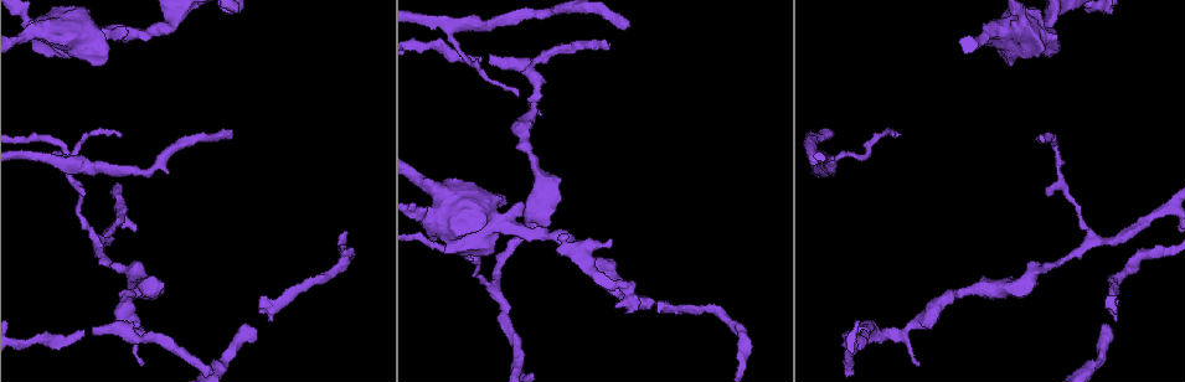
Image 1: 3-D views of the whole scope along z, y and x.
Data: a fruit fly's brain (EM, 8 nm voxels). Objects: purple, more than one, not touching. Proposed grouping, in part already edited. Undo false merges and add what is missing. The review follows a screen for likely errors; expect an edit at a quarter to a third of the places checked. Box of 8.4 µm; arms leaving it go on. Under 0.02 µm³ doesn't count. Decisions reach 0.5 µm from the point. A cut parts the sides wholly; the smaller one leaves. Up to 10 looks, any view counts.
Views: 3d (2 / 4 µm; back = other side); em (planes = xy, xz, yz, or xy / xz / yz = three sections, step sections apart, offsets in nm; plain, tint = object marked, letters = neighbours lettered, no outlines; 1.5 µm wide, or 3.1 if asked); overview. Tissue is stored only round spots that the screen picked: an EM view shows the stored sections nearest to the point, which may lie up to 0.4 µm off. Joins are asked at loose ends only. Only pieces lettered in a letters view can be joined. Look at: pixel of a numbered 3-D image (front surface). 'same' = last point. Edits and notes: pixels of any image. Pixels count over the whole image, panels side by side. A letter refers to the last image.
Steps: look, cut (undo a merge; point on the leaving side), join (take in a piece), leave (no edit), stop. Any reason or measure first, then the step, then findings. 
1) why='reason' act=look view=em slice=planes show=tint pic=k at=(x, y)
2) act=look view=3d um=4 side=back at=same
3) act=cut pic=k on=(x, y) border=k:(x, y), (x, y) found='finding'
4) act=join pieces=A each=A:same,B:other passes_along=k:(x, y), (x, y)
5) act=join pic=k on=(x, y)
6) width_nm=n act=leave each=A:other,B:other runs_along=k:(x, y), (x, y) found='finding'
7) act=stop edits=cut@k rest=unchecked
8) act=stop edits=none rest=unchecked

act=look view=3d um=4 pic=1 at=(1054, 39)

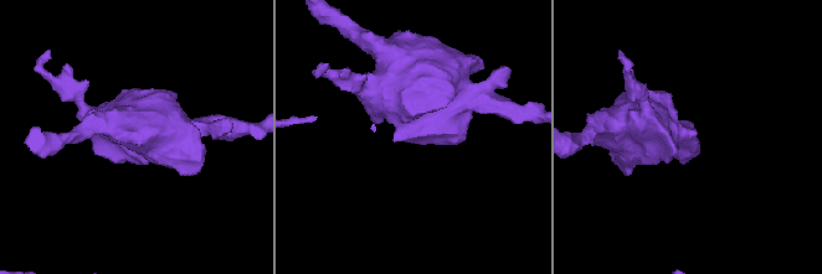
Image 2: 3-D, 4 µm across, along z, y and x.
act=look view=em slice=planes show=plain pic=2 at=(397, 139)

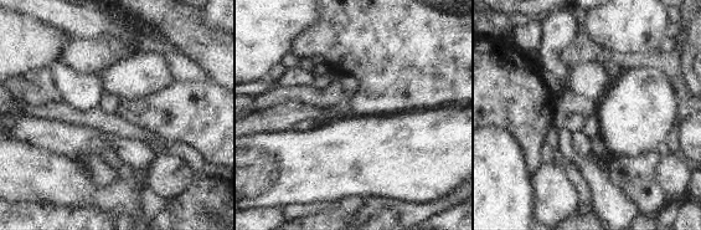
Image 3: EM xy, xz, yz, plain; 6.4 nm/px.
why='what lies round it' act=look view=em slice=planes show=letters at=same

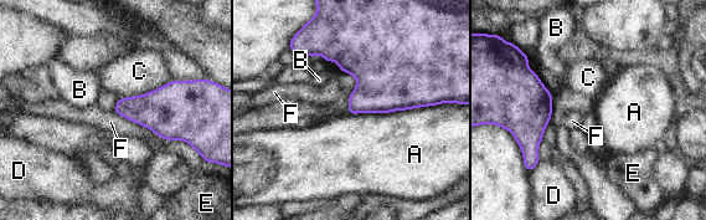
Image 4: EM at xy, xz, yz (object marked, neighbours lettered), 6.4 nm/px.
act=leave each=A:other,B:other,C:other,D:other,E:other,F:other border=4:(444, 102), (391, 112), (346, 112) found='no lettered piece goes on from it'

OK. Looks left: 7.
why='free end' act=look view=3d um=4 pic=1 at=(519, 93)

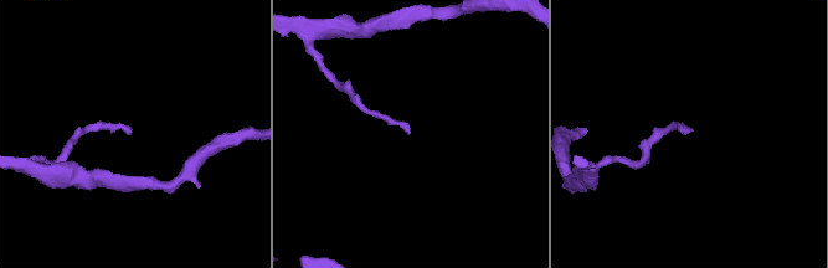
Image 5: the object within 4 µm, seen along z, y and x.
act=look view=em slice=planes show=letters pic=5 at=(129, 132)

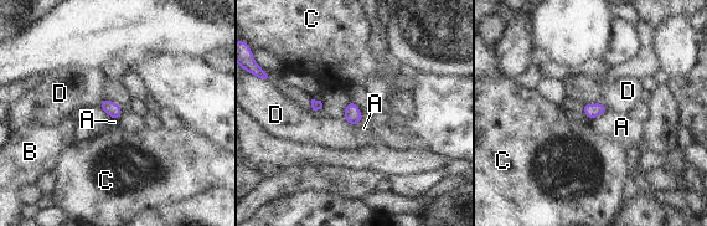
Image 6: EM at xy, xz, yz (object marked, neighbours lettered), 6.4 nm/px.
act=leave each=A:other,B:other,C:other,D:other border=6:(609, 111), (599, 114), (593, 121) found='none of them fits'

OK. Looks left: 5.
why='thick turns thin' act=look view=em slice=xy step=4 show=letters pic=1 at=(832, 162)

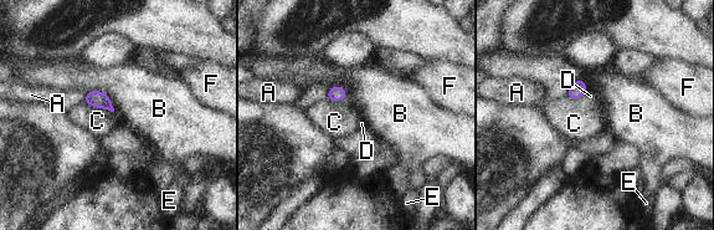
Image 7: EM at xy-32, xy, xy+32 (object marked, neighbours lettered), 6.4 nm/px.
act=leave each=A:other,B:other,C:other,D:other,E:other,F:other border=7:(86, 92), (103, 91), (114, 111) found='all the same neuron'

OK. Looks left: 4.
why='a fork' act=look view=3d um=2 side=back pic=1 at=(130, 336)

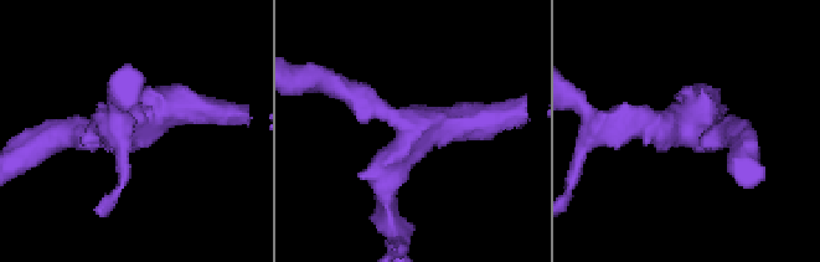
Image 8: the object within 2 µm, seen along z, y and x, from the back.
arms=3 arm_widths_nm=180,180,200 act=look view=em slice=xz step=8 show=tint pic=8 at=(415, 143)

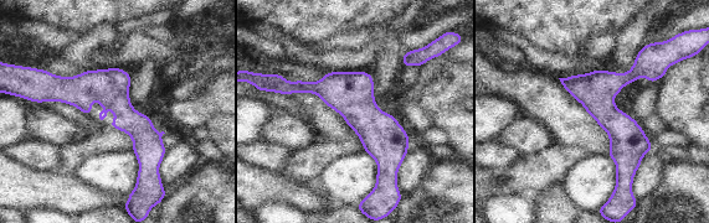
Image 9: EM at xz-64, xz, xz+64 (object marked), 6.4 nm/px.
act=look view=em slice=yz step=8 show=letters at=same

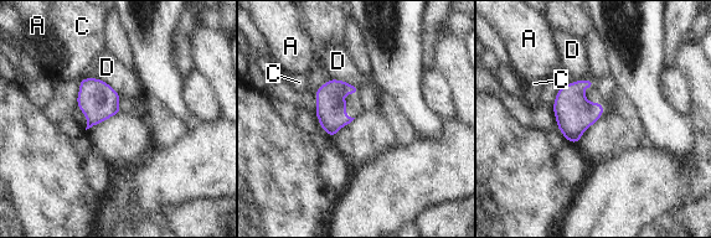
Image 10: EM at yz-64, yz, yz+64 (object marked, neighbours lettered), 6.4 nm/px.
width_nm=240 act=leave each=A:other,C:other,D:other border=10:(333, 77), (359, 87) found='continuous, no second neuron'

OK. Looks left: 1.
act=stop edits=none rest=unchecked

